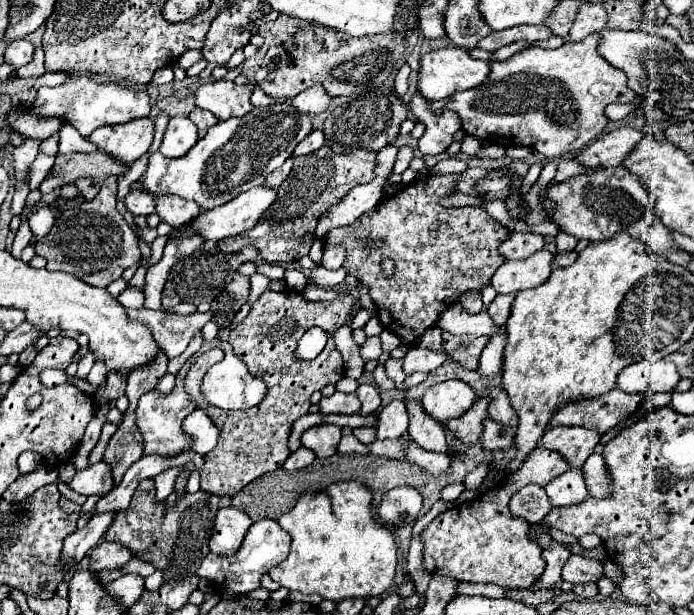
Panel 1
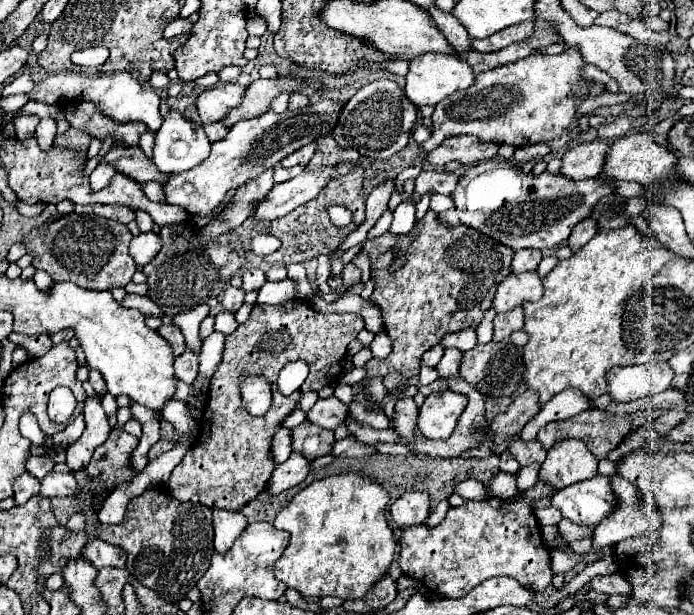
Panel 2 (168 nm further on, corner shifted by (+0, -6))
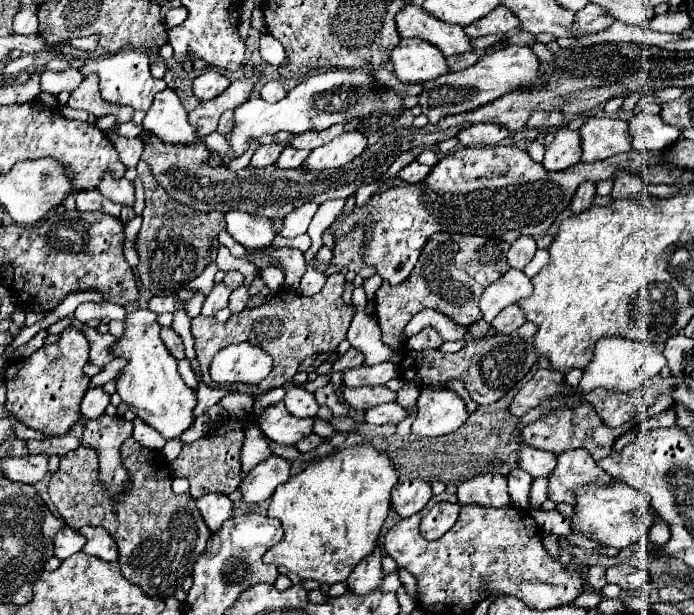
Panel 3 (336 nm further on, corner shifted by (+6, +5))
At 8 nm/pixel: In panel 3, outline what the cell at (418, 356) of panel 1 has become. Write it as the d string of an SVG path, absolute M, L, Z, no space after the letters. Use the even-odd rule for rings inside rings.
M434 327L422 329L418 335L410 337L406 343L412 351L426 351L426 349L438 349L442 345L442 337Z

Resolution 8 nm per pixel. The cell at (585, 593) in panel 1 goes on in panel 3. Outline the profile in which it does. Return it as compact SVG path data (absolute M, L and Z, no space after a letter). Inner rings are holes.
M590 567L588 573L584 575L584 581L586 585L592 589L592 591L600 591L604 585L606 585L606 577L604 577L604 567Z

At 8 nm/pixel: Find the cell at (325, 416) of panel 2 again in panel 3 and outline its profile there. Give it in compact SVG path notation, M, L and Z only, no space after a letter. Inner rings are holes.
M290 387L286 391L284 405L296 417L316 417L320 409L314 393L308 393L304 387Z

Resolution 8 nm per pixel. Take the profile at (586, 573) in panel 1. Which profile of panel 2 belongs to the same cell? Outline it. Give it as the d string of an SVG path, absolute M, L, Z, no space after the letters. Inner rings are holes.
M618 570L616 574L610 574L610 576L598 576L594 578L592 582L592 590L596 592L604 592L604 594L624 594L624 596L630 596L632 594L632 586L628 582L628 578Z

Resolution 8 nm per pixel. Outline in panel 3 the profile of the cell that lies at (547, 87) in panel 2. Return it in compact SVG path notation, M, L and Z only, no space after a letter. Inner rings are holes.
M508 45L500 51L484 55L476 65L464 71L448 73L424 83L424 91L420 93L420 107L430 123L436 123L448 115L458 115L488 105L512 91L540 91L544 89L544 85L546 81L540 75L540 61L536 53L530 47Z

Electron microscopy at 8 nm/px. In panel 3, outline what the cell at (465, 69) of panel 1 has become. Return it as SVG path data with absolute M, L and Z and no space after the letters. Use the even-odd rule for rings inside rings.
M402 39L392 49L392 67L402 83L426 83L450 73L446 57L436 45L418 39Z

